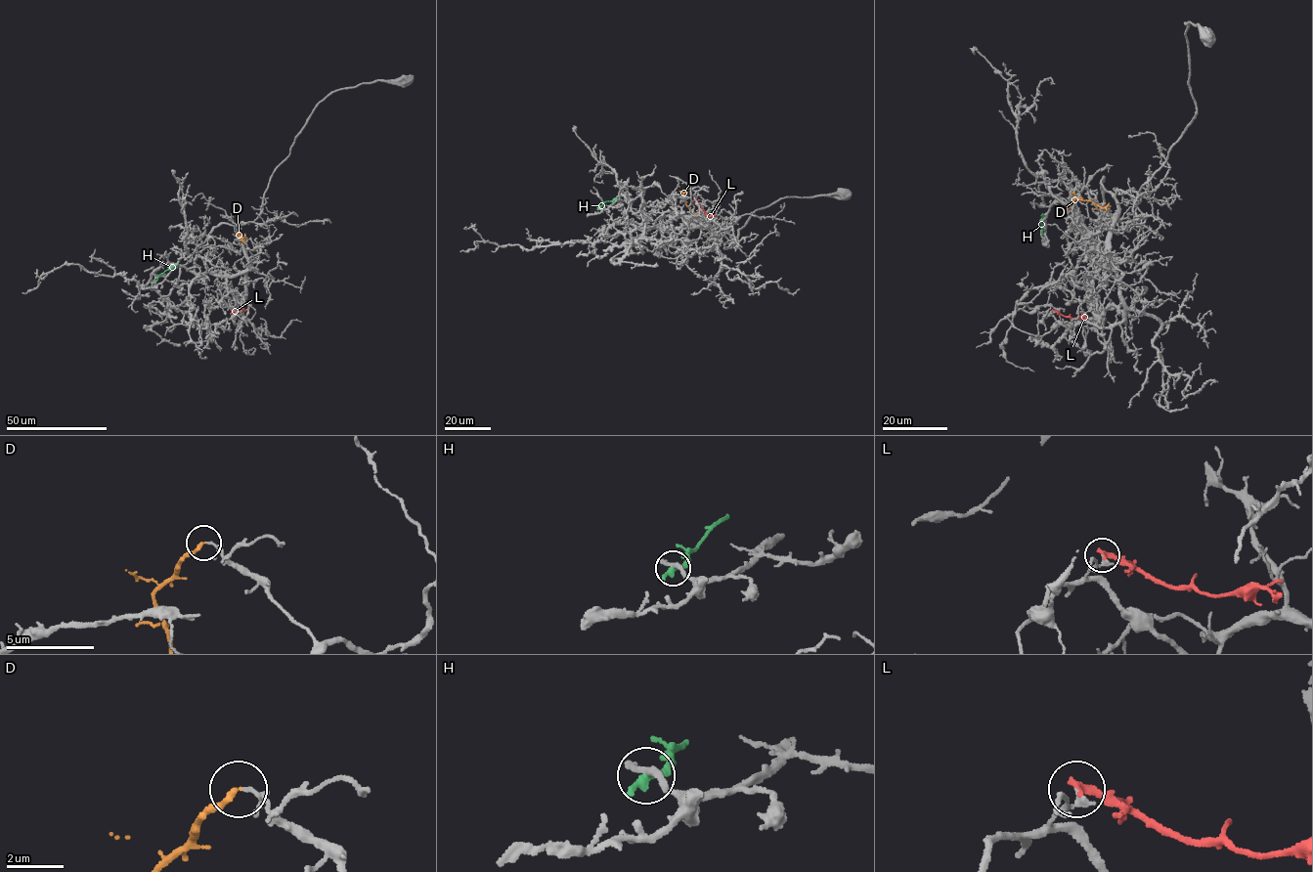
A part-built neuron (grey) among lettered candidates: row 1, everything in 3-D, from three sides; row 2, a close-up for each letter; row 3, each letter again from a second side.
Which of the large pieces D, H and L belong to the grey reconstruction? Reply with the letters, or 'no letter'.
no letter

